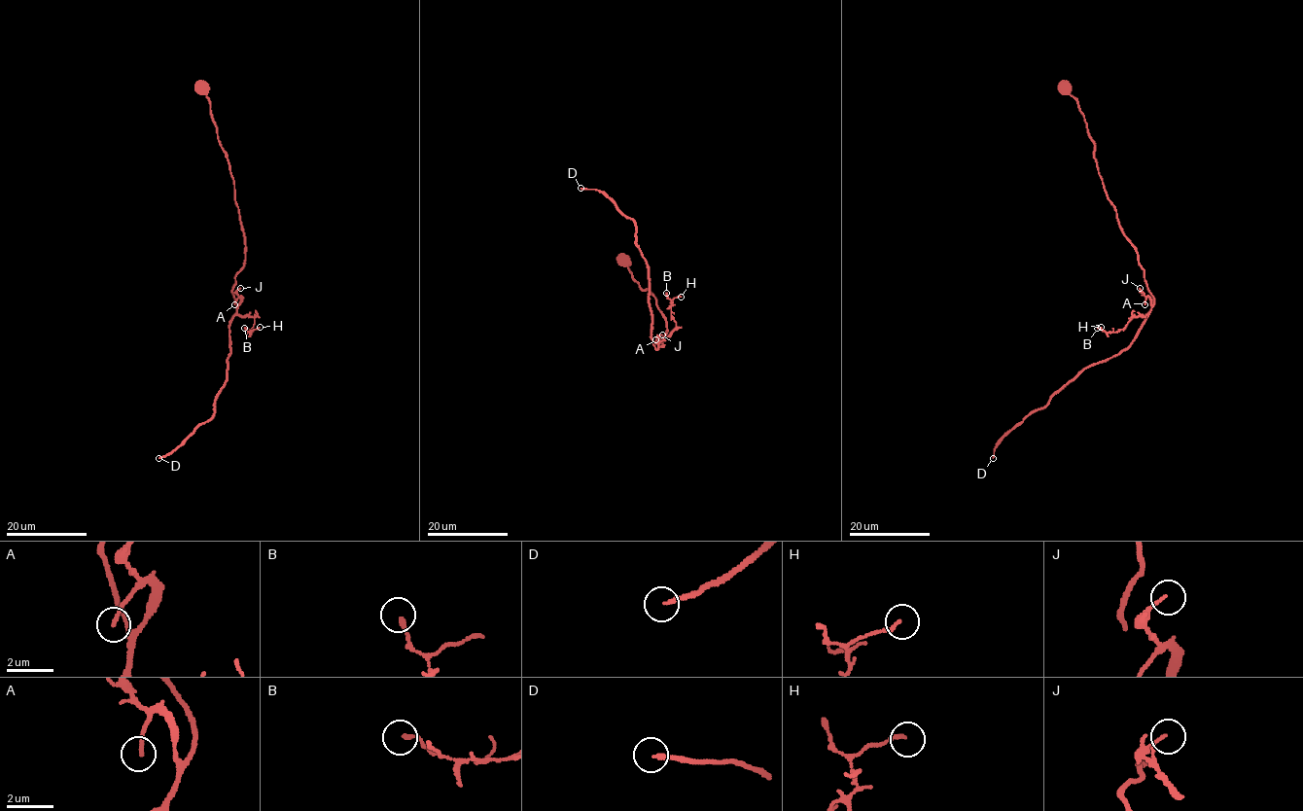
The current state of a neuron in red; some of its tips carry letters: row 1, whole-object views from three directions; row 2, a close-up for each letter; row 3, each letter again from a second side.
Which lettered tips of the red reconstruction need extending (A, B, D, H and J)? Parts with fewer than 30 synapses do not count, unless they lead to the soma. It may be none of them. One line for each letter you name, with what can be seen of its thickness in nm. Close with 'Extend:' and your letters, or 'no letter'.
D: 150 nm thick
Extend: D

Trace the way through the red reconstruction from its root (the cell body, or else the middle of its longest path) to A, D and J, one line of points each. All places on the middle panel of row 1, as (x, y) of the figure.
A: (622, 261), (639, 286), (655, 298), (665, 318), (667, 333), (653, 344), (656, 350), (663, 344), (655, 339)
D: (622, 261), (665, 318), (667, 333), (656, 350), (649, 268), (636, 224), (601, 191), (581, 188)
J: (622, 261), (639, 286), (655, 298), (665, 318), (667, 333), (653, 344), (656, 350), (663, 344), (662, 334)

